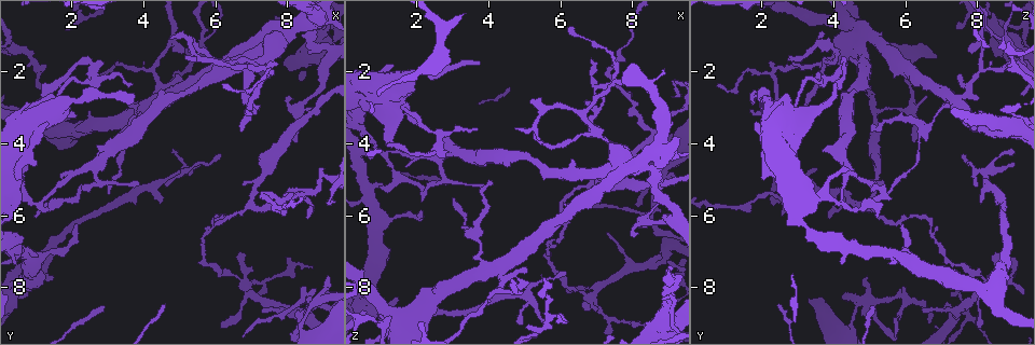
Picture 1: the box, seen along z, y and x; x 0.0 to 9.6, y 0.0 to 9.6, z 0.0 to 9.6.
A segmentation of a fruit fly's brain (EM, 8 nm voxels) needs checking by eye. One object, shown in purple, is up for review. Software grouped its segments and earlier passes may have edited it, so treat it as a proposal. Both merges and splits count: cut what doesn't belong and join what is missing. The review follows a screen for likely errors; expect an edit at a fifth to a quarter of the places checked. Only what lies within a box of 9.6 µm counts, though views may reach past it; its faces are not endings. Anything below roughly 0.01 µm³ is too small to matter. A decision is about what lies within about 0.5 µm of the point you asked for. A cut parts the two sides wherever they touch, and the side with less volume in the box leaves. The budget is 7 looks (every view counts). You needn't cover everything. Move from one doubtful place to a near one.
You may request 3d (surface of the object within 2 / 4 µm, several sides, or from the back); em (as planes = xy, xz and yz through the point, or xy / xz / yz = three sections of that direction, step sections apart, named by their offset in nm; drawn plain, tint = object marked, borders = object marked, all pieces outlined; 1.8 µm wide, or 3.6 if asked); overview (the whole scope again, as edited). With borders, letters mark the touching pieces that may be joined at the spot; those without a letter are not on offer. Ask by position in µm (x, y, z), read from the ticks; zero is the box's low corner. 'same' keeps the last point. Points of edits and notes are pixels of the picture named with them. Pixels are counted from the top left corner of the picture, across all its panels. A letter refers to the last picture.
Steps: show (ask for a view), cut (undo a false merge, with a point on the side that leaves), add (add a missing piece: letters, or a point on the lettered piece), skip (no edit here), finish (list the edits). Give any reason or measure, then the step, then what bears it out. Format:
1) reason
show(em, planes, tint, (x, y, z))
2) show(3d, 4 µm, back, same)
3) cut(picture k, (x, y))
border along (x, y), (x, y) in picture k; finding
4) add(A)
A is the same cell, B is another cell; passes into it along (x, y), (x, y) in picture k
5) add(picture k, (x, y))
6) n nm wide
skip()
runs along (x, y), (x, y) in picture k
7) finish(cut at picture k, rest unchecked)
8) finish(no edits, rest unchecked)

branch stops here
show(3d, 2 µm, back, (2.15, 6.25, 5.85))

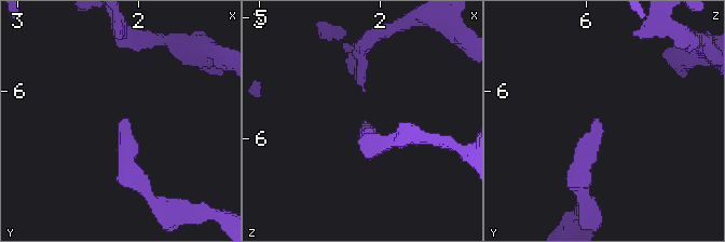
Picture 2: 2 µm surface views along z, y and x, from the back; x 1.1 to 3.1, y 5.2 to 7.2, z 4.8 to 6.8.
need the tissue
show(em, xy, step 8, borders, (2.10, 6.26, 5.88))

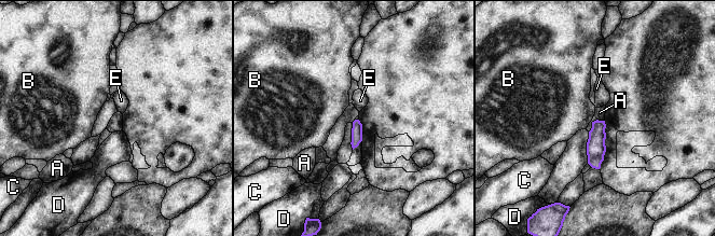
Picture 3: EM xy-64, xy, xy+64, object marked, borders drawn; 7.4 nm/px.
show(em, planes, borders, same)

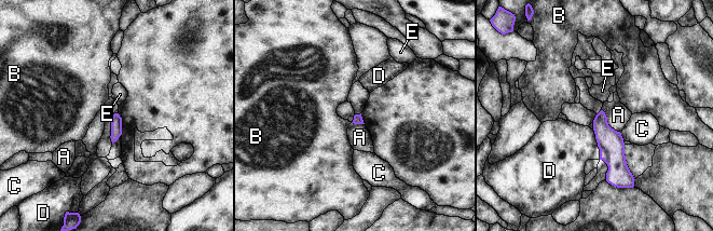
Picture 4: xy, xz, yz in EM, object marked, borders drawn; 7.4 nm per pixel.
D touches over 240 nm
skip()
A, B, C, D and E are other cells; border along (602, 109), (607, 123), (620, 133) in picture 4; none of them fits

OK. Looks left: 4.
looks like a crossing
show(em, planes, tint, (6.75, 7.95, 8.30))

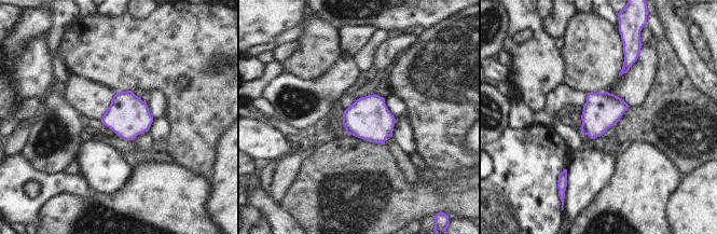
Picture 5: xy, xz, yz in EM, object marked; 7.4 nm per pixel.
see the neighbours
show(em, planes, borders, same)

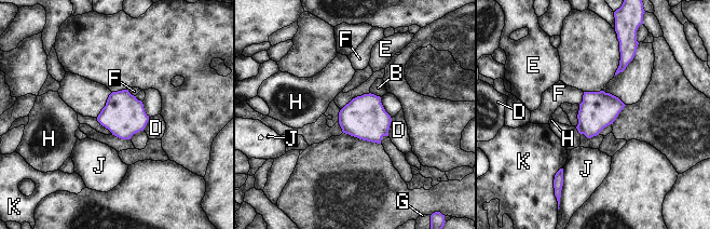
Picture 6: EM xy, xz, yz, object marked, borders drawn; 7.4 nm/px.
skip()
B, D, E, F, G, H, J and K are other cells; border along (584, 92), (583, 99), (578, 104) in picture 6; continuous, no second neuron

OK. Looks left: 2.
two arms in line, one across
show(3d, 2 µm, (8.75, 3.15, 5.20))

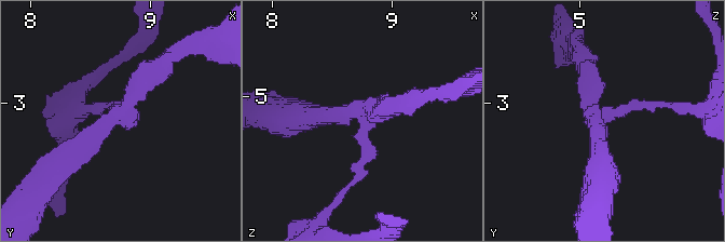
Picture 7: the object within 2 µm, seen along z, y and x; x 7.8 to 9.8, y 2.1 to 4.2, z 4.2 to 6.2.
show(em, 3.6 µm, planes, borders, (8.76, 3.10, 5.16))

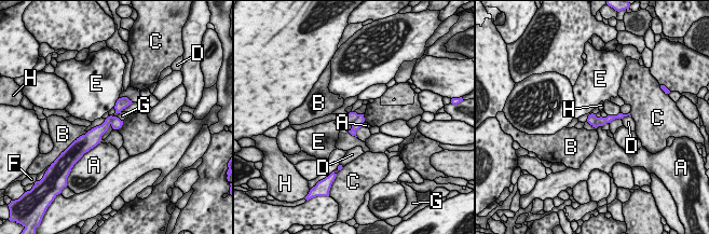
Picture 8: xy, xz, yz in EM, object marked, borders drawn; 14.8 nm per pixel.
160 nm wide
cut(picture 8, (351, 116))
A, B, C, D, E, F, G and H are other cells; the part that leaves runs along (124, 99), (92, 143) in picture 8; two neurons meet here

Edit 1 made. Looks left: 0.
finish(cut at picture 8, rest unchecked)

